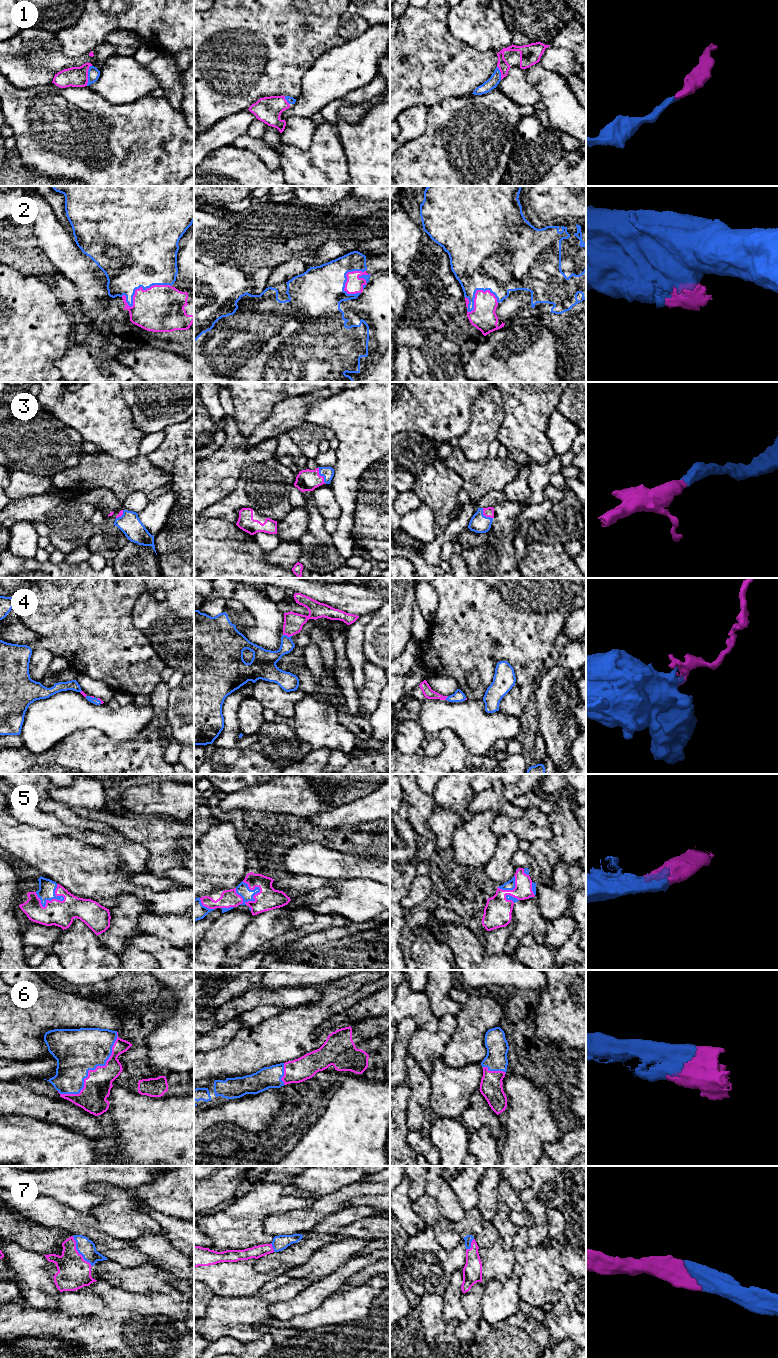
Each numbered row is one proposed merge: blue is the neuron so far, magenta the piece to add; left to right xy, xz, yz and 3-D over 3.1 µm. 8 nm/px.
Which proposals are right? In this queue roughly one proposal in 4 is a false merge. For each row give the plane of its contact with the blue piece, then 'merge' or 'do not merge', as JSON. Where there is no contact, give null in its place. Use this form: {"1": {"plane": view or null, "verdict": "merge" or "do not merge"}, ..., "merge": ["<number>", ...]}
{"1": {"plane": "xy", "verdict": "merge"}, "2": {"plane": "xy", "verdict": "merge"}, "3": {"plane": "xz", "verdict": "merge"}, "4": {"plane": "xz", "verdict": "merge"}, "5": {"plane": "xz", "verdict": "merge"}, "6": {"plane": "xy", "verdict": "merge"}, "7": {"plane": "xy", "verdict": "merge"}, "merge": ["1", "2", "3", "4", "5", "6", "7"]}

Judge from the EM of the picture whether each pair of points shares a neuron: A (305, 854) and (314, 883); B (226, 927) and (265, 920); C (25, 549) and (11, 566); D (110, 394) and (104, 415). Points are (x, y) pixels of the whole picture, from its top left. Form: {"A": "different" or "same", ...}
{"A": "different", "B": "different", "C": "different", "D": "same"}

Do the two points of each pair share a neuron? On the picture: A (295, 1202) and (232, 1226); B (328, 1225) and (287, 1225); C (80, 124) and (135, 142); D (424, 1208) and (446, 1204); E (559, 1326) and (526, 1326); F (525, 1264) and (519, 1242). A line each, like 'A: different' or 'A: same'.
A: same
B: different
C: same
D: different
E: different
F: same

